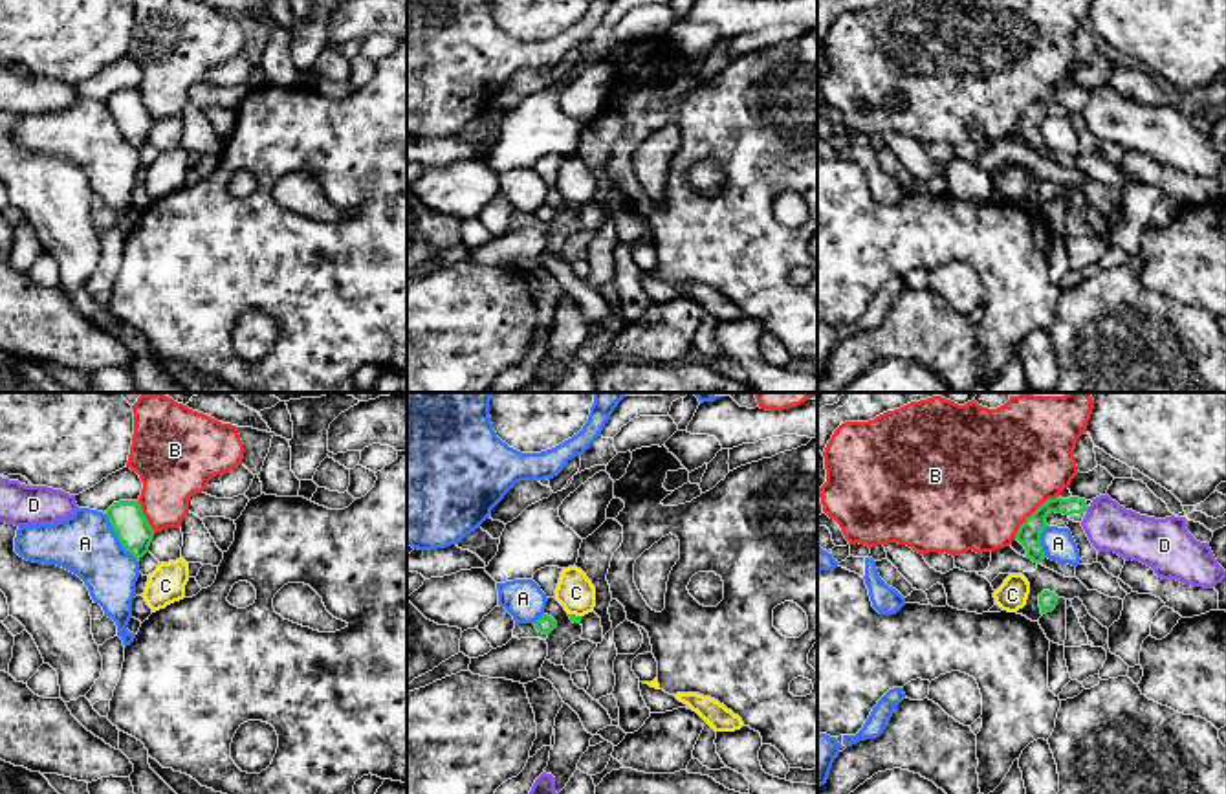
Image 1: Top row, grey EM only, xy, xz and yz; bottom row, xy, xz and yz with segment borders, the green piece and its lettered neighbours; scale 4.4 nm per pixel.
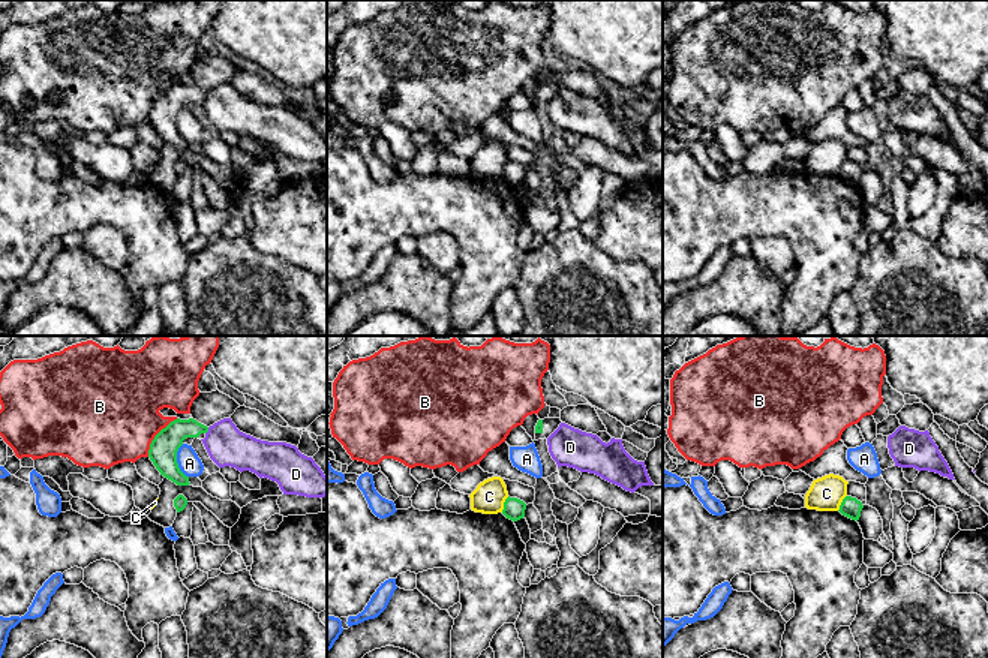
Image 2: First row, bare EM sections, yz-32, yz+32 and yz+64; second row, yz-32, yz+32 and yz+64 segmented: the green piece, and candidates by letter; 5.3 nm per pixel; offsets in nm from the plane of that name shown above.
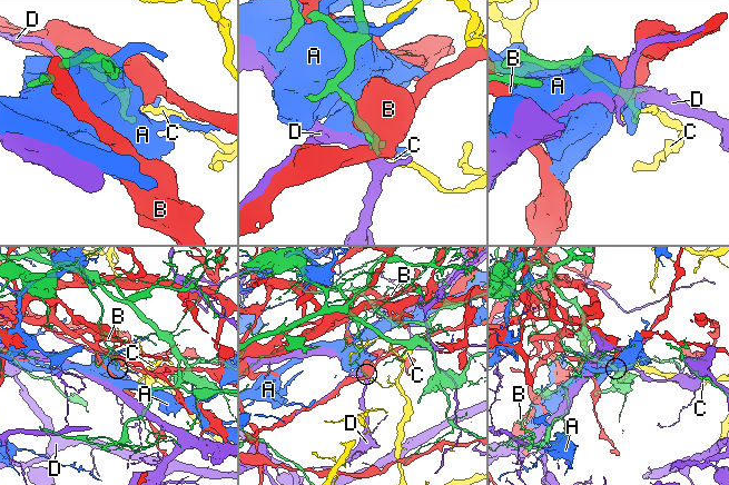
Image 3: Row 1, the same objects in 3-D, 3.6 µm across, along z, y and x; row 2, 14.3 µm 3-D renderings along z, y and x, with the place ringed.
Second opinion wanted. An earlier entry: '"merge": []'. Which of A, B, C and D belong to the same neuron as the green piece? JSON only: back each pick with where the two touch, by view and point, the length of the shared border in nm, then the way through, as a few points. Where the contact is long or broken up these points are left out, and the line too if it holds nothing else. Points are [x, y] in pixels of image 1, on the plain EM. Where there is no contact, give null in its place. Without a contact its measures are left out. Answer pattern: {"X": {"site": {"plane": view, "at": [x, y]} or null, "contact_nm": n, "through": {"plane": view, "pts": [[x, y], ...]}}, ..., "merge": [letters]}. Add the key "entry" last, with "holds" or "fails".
{"merge": [], "entry": "holds"}

